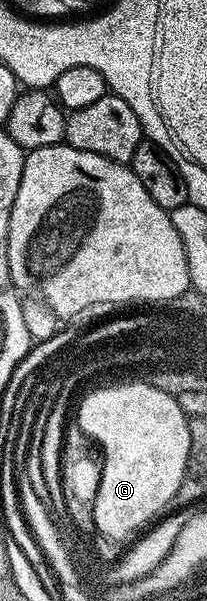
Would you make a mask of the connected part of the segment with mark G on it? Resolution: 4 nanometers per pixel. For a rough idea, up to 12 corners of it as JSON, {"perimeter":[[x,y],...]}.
{"perimeter":[[133,379],[74,418],[104,452],[95,532],[135,538],[175,502],[187,415]]}

